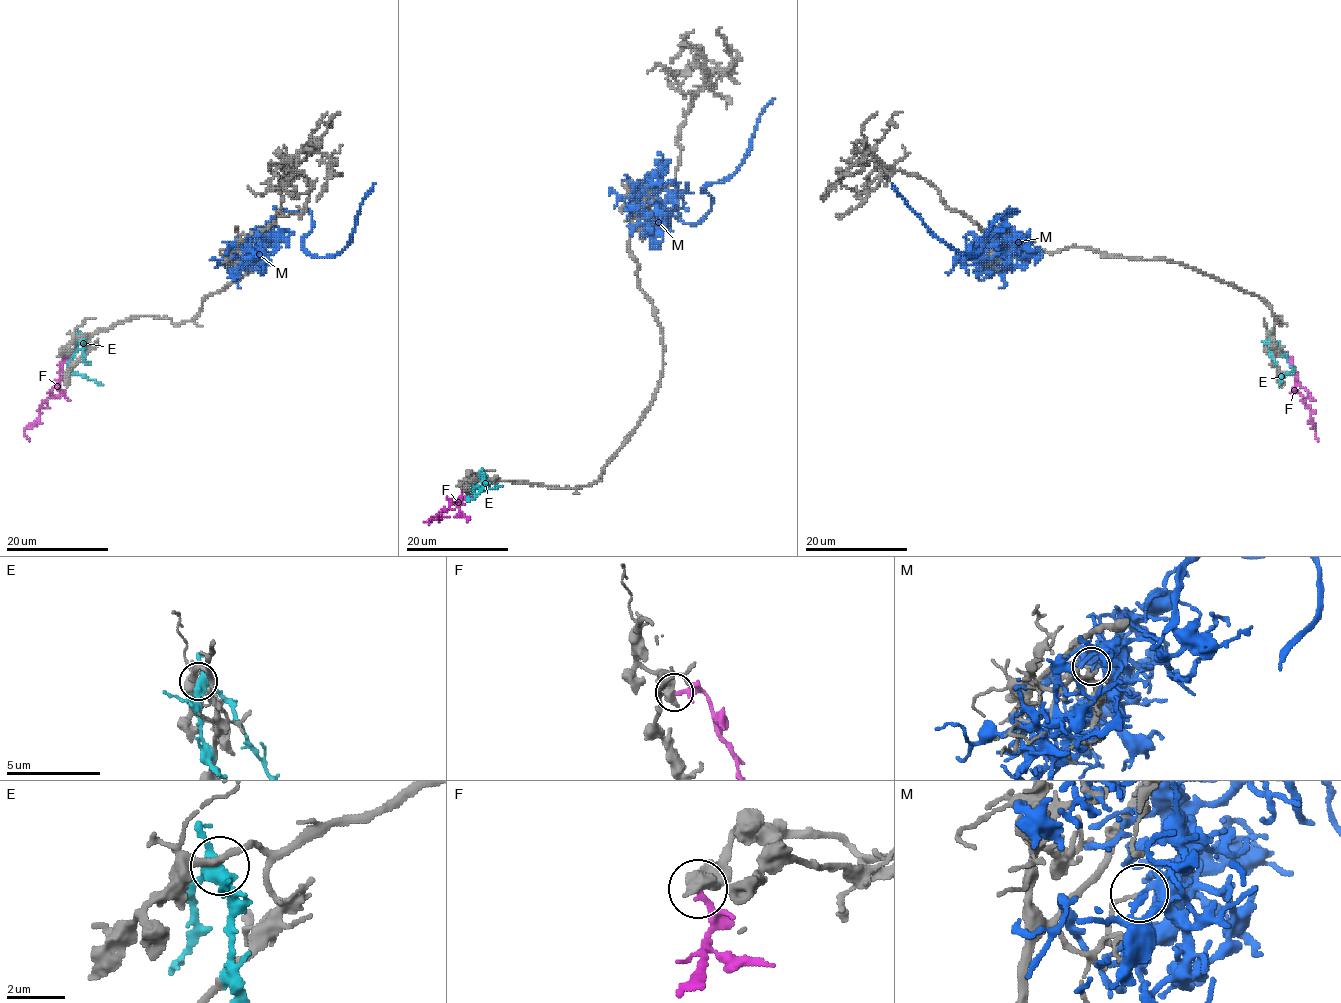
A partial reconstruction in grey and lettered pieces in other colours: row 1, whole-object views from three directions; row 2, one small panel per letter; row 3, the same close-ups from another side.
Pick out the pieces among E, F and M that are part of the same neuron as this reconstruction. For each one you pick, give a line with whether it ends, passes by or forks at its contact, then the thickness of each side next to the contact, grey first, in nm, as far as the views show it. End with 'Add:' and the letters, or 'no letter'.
Add: no letter

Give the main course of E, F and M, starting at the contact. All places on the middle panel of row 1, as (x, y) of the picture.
E: (480, 476), (468, 494), (470, 499), (485, 488), (503, 485)
F: (459, 485), (461, 502), (452, 502), (435, 519), (423, 521), (428, 525)
M: (651, 220), (670, 212), (698, 223), (710, 209), (703, 190), (732, 174), (774, 98)

